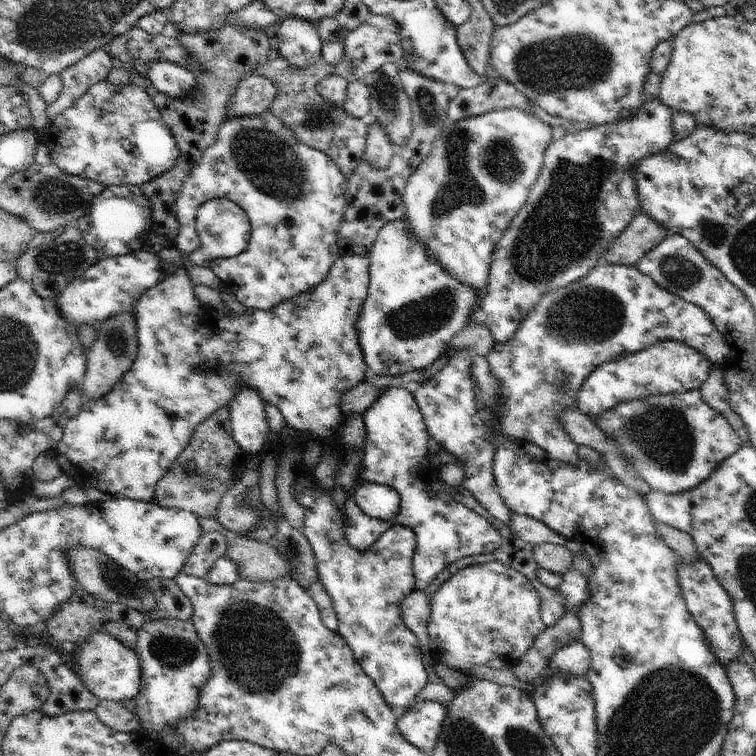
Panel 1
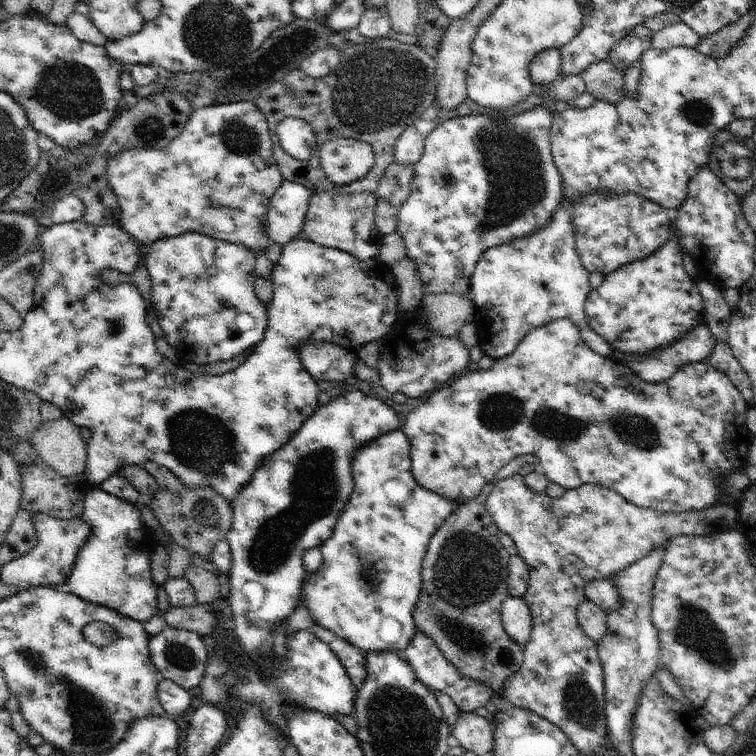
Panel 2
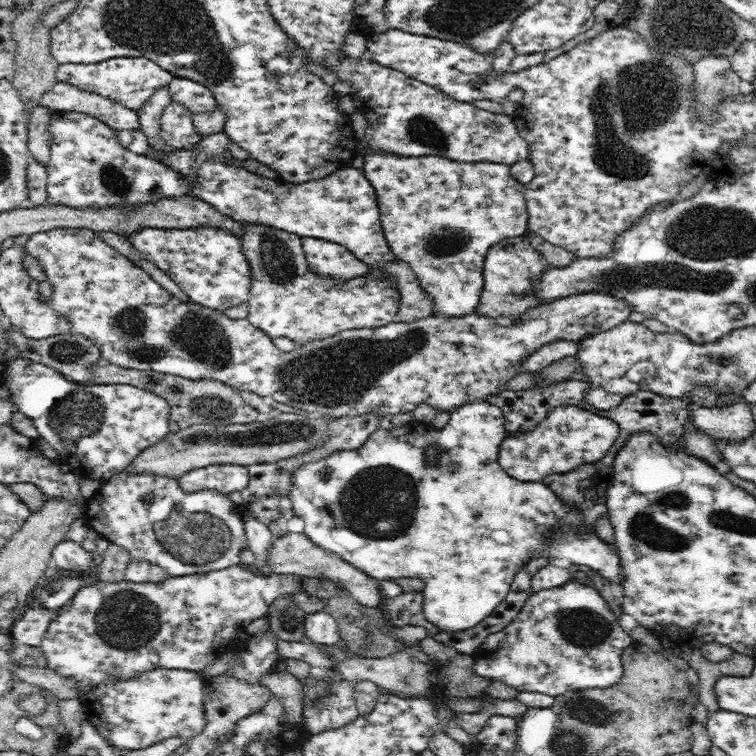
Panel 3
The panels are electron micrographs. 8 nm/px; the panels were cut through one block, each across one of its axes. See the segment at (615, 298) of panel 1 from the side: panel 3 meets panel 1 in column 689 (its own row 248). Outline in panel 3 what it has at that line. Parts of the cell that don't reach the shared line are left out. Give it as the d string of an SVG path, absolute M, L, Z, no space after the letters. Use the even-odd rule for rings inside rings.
M311 237L301 240L309 269L317 276L346 282L369 274L368 266L344 246Z

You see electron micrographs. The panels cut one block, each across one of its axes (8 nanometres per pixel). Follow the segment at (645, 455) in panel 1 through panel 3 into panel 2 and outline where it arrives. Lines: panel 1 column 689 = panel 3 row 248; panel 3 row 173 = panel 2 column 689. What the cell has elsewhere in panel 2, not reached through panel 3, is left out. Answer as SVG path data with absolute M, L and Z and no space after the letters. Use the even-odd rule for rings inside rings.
M554 320L552 324L541 326L526 334L524 340L518 344L518 348L510 356L495 360L489 369L470 371L447 388L442 387L438 391L434 391L415 409L402 411L400 429L410 442L414 480L422 488L436 492L436 494L440 494L452 502L460 502L460 505L467 500L474 500L474 497L480 494L486 484L492 482L492 478L507 462L514 460L517 456L534 455L539 458L543 465L542 470L549 480L560 484L566 490L578 488L586 483L599 484L615 490L620 496L624 496L628 502L632 502L640 508L678 514L686 511L704 512L712 506L723 504L722 496L728 494L728 492L724 492L724 486L722 486L724 476L736 472L736 468L743 468L747 464L746 448L751 444L754 437L751 430L746 426L749 407L750 404L746 402L728 376L714 368L710 363L696 362L696 364L682 366L666 382L652 384L642 380L640 376L636 376L628 366L620 364L615 358L600 356L594 350L590 350L584 344L584 340L580 338L580 329L570 320Z

